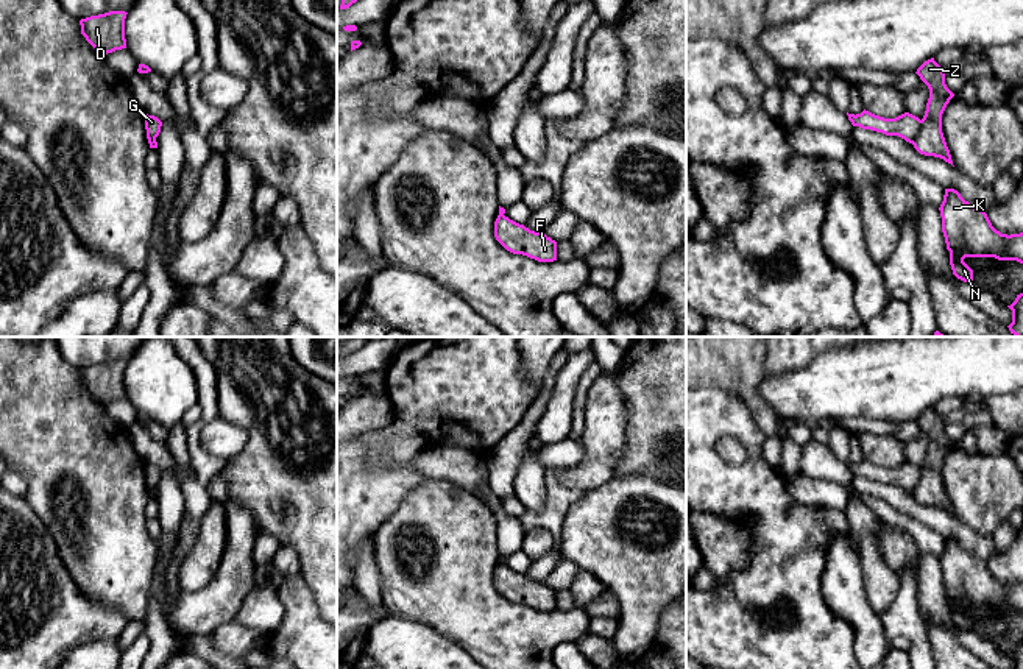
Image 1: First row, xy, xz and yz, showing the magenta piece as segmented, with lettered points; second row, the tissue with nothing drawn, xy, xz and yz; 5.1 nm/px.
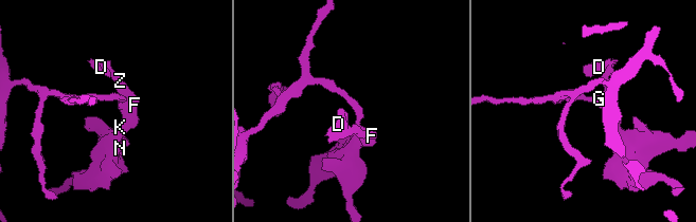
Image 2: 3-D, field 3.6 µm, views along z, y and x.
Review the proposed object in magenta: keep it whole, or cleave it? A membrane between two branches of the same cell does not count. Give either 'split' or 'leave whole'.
split

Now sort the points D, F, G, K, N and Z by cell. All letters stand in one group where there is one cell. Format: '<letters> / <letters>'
D F K N Z / G

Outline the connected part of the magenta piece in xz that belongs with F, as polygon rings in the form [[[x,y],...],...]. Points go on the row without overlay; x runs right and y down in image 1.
[[[497,565],[494,571],[496,589],[510,602],[522,604],[538,611],[557,610],[557,591],[544,582],[535,582],[510,569],[505,565]]]

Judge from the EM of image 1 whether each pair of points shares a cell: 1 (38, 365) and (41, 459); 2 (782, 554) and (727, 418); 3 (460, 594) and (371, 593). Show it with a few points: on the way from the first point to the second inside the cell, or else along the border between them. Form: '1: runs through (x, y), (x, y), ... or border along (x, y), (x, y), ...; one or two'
1: runs through (38, 389), (41, 435); one
2: runs through (780, 520), (772, 504), (755, 487), (753, 453); one
3: border along (373, 557), (379, 573), (382, 602); two

